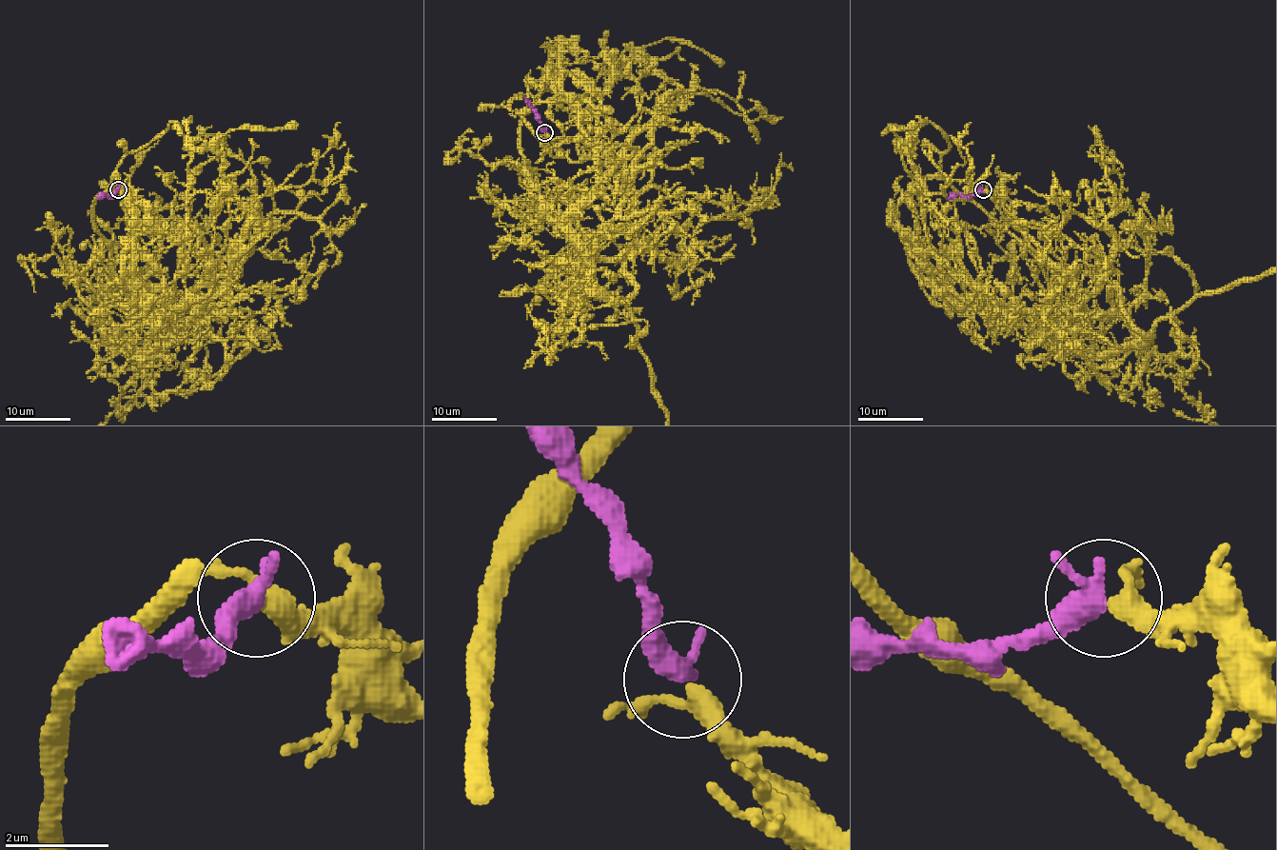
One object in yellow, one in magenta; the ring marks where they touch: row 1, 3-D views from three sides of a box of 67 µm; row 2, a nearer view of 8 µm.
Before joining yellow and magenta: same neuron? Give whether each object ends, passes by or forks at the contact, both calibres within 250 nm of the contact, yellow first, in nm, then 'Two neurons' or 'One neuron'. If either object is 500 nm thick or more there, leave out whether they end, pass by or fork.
At the ring yellow passes by. At the ring magenta passes by. Thickness 320 nm (yellow) against 360 nm. One neuron

